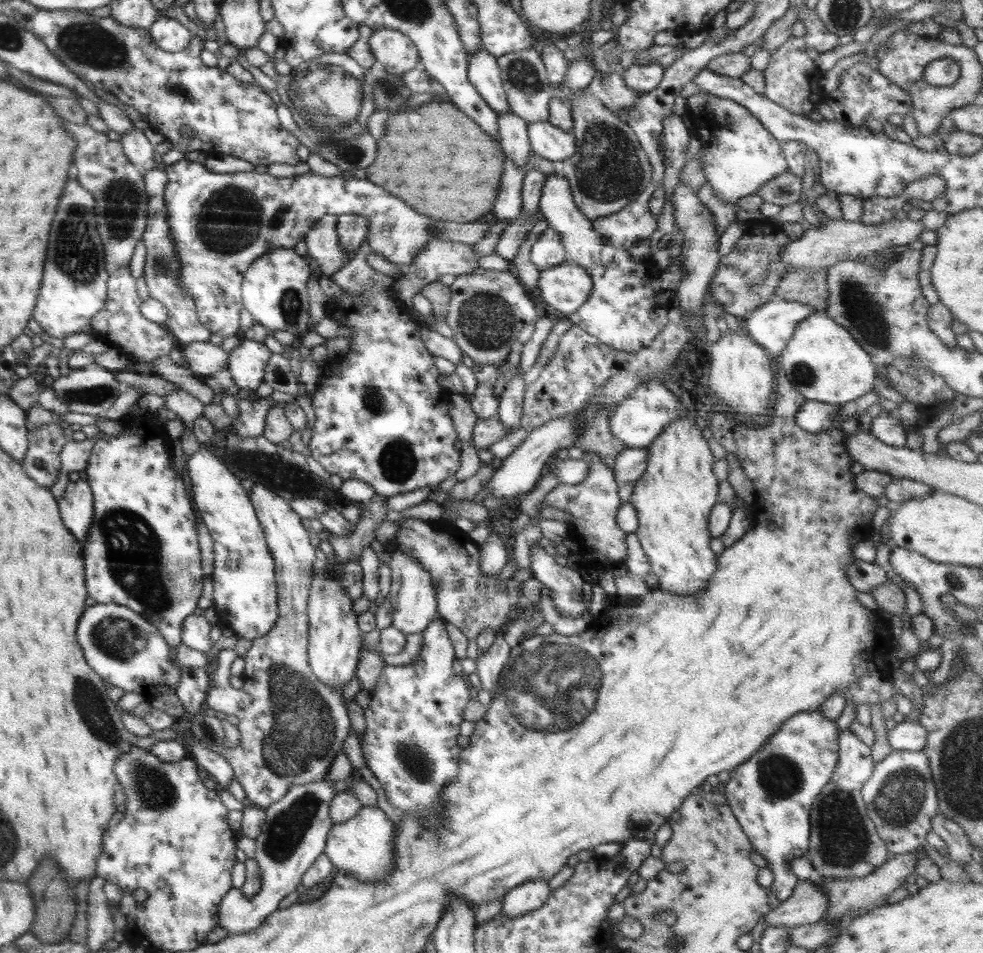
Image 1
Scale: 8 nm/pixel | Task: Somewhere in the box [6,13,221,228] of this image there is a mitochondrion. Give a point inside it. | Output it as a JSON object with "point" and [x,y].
{"point":[87,42]}

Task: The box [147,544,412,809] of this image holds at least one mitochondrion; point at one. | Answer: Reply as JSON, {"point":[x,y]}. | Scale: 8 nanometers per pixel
{"point":[304,726]}

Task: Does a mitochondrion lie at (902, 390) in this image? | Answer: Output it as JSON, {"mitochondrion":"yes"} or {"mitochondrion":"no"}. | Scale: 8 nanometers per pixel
{"mitochondrion":"no"}

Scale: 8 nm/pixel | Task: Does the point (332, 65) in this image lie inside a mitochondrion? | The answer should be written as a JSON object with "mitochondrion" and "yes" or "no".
{"mitochondrion":"yes"}

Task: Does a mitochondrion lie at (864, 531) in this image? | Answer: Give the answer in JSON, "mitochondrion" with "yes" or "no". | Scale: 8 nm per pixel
{"mitochondrion":"no"}

